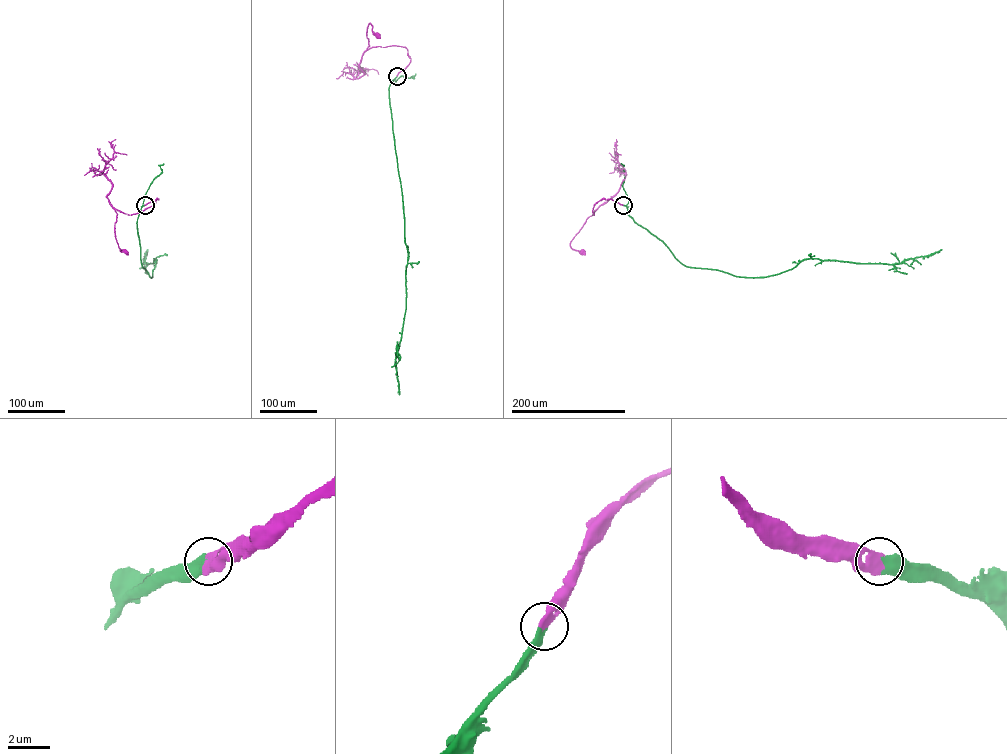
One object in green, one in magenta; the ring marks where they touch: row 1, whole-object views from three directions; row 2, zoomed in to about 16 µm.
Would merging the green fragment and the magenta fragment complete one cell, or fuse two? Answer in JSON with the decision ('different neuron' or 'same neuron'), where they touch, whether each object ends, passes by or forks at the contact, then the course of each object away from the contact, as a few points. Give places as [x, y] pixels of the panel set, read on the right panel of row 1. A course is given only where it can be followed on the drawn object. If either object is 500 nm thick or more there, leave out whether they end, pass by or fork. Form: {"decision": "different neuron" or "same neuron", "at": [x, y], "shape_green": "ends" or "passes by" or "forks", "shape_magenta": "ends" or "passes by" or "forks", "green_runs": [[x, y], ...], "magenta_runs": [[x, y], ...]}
{"decision": "same neuron", "at": [623, 205], "shape_green": "ends", "shape_magenta": "ends", "green_runs": [[623, 205], [635, 221], [661, 240], [684, 265], [738, 276], [778, 274], [810, 259], [899, 264], [941, 249]], "magenta_runs": [[623, 205], [603, 198], [594, 204], [594, 215], [597, 209], [570, 244], [572, 248], [582, 252]]}

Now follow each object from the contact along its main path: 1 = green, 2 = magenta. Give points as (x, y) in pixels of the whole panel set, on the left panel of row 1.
1: (145, 205), (137, 227), (142, 266), (151, 277), (156, 260), (144, 263), (147, 249)
2: (145, 205), (158, 199), (131, 215), (115, 209), (115, 236), (120, 250), (126, 252)

